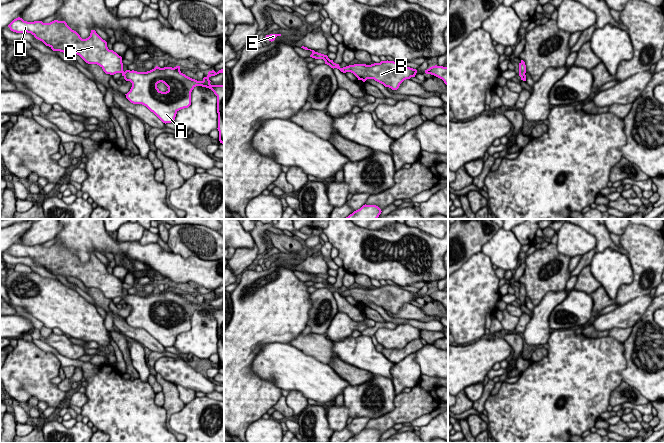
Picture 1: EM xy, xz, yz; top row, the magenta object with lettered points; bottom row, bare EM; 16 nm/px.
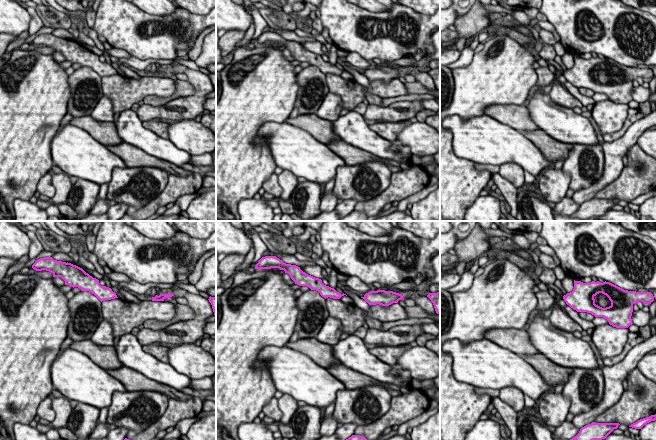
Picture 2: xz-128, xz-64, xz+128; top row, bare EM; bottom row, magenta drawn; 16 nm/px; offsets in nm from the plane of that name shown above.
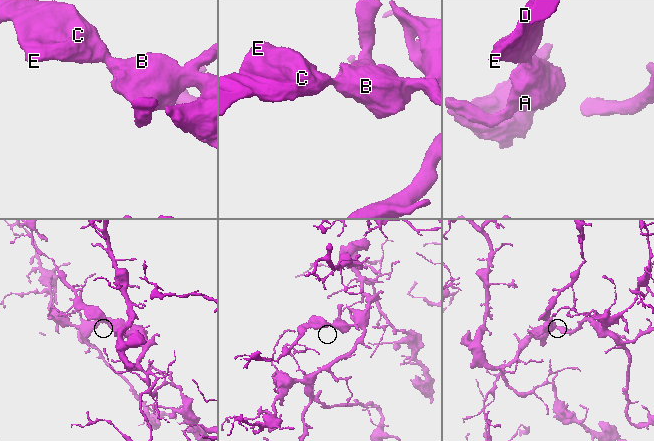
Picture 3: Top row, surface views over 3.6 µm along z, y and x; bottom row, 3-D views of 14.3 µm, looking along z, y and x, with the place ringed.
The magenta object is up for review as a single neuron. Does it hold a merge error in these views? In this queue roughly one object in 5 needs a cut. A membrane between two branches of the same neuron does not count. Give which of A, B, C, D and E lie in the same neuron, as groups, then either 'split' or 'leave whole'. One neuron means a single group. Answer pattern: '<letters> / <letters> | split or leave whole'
A B C D E | leave whole

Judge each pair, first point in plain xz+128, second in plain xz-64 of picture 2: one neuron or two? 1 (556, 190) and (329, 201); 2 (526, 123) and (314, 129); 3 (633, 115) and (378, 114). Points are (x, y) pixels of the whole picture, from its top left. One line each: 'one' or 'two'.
1: one
2: one
3: two

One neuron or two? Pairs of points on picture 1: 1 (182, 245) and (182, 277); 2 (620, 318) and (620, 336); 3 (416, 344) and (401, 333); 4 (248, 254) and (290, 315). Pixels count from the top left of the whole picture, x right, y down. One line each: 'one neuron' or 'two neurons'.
1: two neurons
2: two neurons
3: two neurons
4: two neurons

